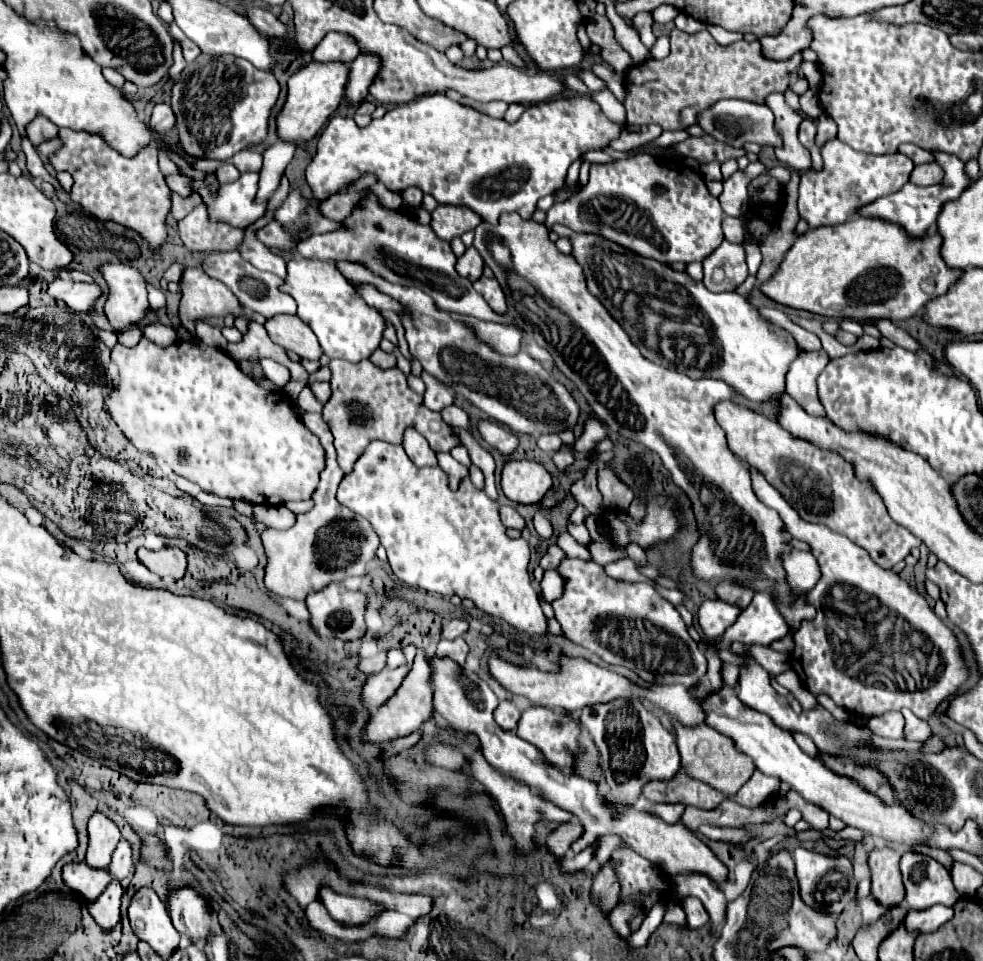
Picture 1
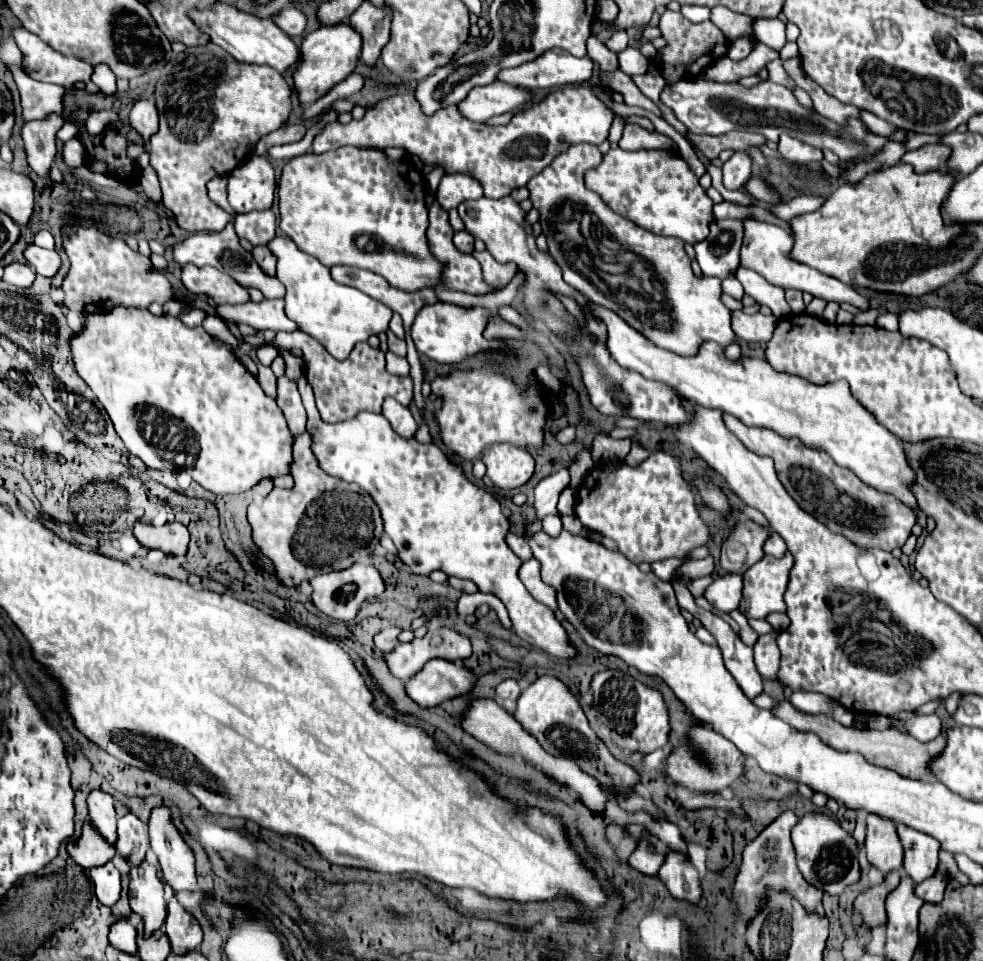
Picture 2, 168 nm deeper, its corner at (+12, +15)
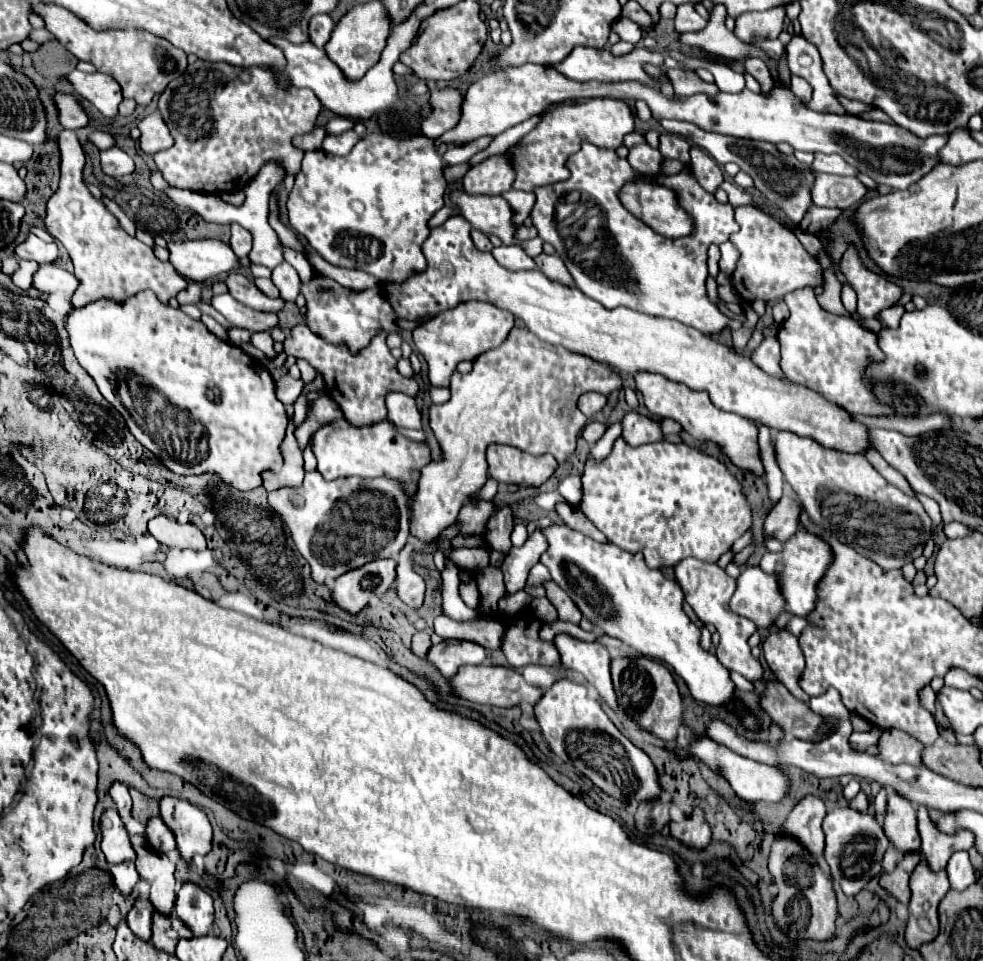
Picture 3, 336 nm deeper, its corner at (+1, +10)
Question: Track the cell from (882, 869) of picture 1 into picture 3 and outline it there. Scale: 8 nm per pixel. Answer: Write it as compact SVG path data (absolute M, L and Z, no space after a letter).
M895 790L889 792L887 800L887 816L885 816L885 834L893 846L903 852L919 850L919 830L915 822L915 806L897 794Z

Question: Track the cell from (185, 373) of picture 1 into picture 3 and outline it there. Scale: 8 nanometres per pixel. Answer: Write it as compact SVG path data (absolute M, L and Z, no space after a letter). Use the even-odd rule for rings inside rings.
M143 290L143 292L127 298L125 302L101 298L87 306L73 308L67 314L65 328L69 332L71 348L79 360L79 364L95 380L95 384L97 384L99 392L105 396L105 400L125 416L133 436L147 450L155 452L157 458L175 474L189 476L189 474L213 472L213 474L221 476L223 482L227 482L229 486L233 486L237 490L253 490L253 488L261 486L263 470L277 472L281 468L283 456L281 456L279 446L285 438L289 416L285 412L285 406L275 396L275 380L271 378L269 370L265 370L265 366L257 358L249 356L239 346L233 346L233 344L217 338L213 332L207 330L207 326L201 320L189 318L179 308L171 308L171 306L159 302L155 298L155 294L151 294L151 290ZM125 368L133 376L141 378L149 388L153 388L161 396L165 396L177 408L191 413L195 422L205 432L207 446L205 446L205 442L201 446L199 446L199 442L195 442L195 450L191 450L191 444L183 444L179 450L167 448L167 446L163 448L163 444L159 444L157 440L147 436L147 432L143 432L143 428L139 428L133 422L133 418L129 416L129 412L125 410L125 406L121 404L121 400L115 394L113 382L125 378Z

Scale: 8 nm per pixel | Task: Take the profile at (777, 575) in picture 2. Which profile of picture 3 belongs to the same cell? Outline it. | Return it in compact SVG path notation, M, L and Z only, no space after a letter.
M799 528L785 544L779 554L765 554L761 558L761 568L769 574L779 574L781 592L787 600L787 612L795 616L807 616L815 610L817 602L817 586L823 580L823 574L827 574L829 564L833 562L833 550L831 546L819 536L805 528Z

